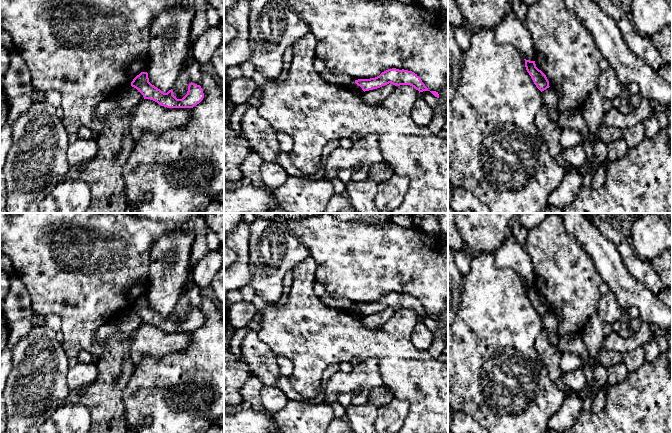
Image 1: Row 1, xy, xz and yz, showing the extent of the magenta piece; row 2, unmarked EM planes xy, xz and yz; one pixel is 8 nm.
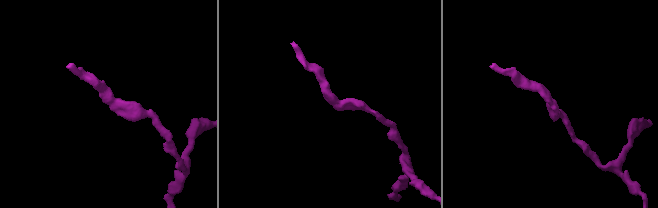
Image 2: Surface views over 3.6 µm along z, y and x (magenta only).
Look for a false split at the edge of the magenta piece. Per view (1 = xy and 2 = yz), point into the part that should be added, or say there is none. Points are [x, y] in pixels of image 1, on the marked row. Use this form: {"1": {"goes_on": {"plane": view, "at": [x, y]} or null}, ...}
{"1": {"goes_on": null}, "2": {"goes_on": null}}

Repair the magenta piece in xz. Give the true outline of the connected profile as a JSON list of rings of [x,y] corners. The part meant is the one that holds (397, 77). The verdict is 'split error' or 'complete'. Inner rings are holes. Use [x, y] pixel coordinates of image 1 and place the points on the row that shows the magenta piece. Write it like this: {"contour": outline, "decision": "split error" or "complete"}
{"contour": [[[396,68],[388,69],[375,78],[355,80],[355,83],[360,86],[364,92],[380,88],[389,83],[395,86],[410,85],[418,90],[419,93],[430,91],[417,74],[412,71],[399,70]]], "decision": "complete"}

